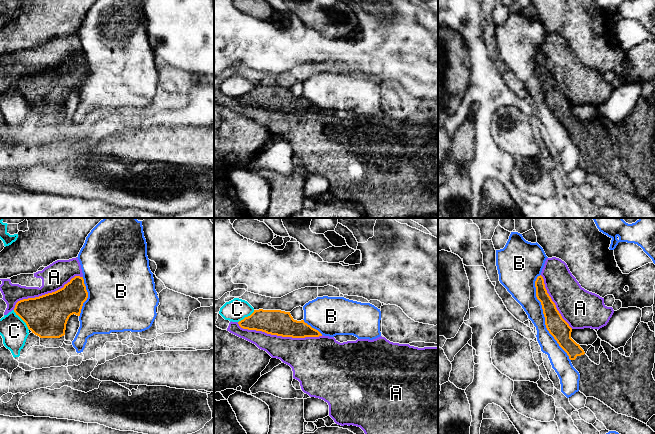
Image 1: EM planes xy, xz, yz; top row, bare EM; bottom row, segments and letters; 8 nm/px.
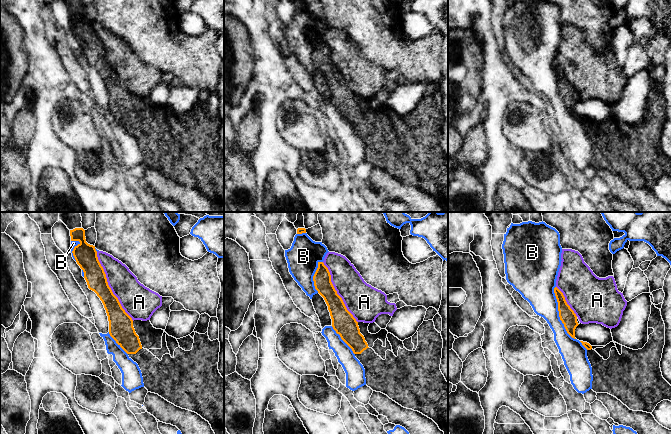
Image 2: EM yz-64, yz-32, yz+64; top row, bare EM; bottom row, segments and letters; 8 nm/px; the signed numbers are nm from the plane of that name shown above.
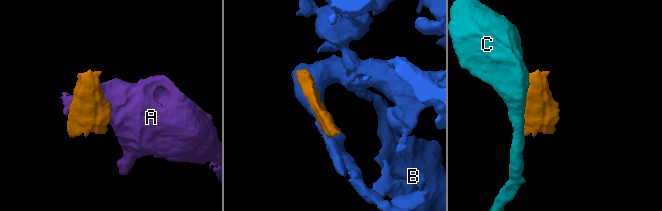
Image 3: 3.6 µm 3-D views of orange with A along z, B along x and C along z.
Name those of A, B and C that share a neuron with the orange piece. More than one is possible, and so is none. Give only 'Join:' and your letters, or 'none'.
Join: none

